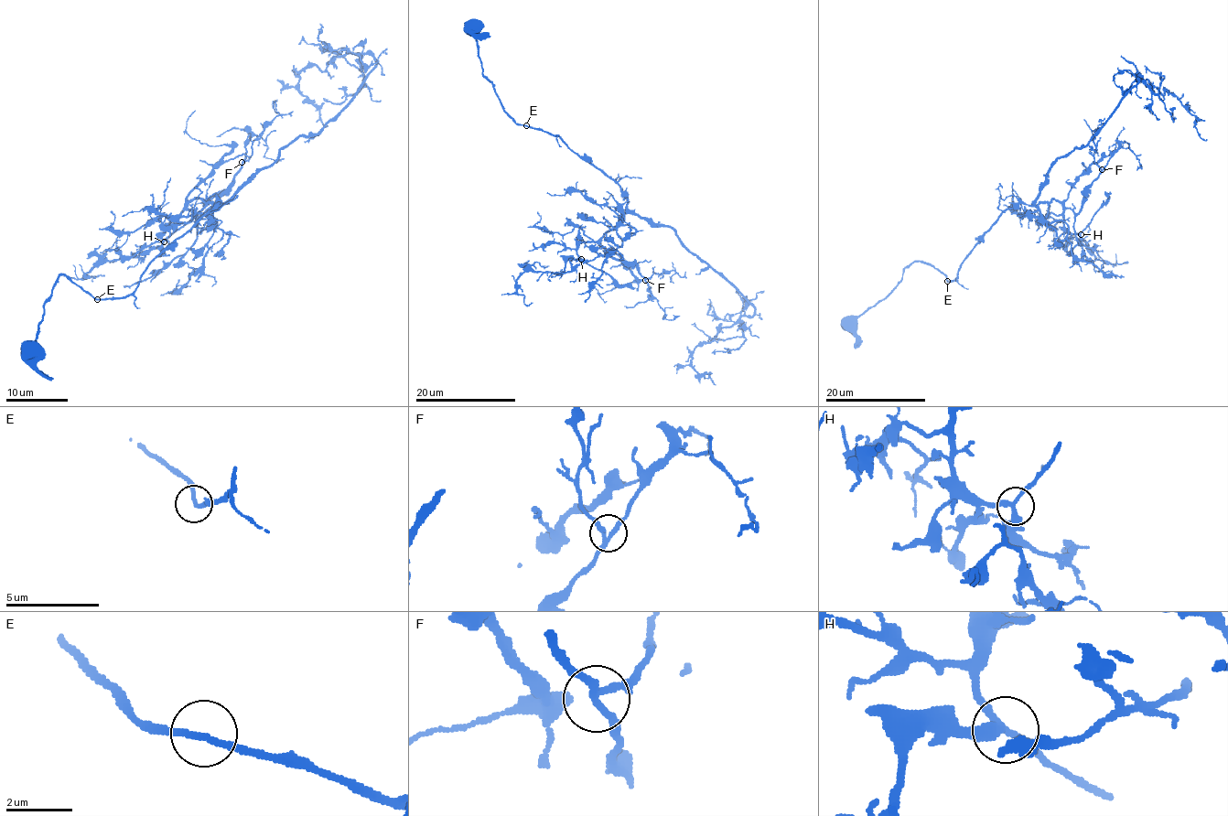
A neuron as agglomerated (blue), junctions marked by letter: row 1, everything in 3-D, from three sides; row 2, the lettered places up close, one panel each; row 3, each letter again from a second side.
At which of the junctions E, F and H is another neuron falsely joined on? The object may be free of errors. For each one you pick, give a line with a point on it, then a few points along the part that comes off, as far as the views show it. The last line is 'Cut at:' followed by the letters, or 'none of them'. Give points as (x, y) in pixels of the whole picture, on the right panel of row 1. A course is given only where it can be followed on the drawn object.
Cut at: none of them

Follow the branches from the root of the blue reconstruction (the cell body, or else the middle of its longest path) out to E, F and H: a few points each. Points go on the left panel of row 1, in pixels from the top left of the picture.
E: (33, 348), (44, 305), (51, 295), (53, 284), (62, 273), (96, 298)
F: (33, 348), (62, 273), (96, 298), (130, 294), (156, 257), (220, 205), (188, 203), (200, 216), (242, 162)
H: (33, 348), (62, 273), (96, 298), (123, 296), (156, 257), (220, 205), (193, 198), (164, 241)

